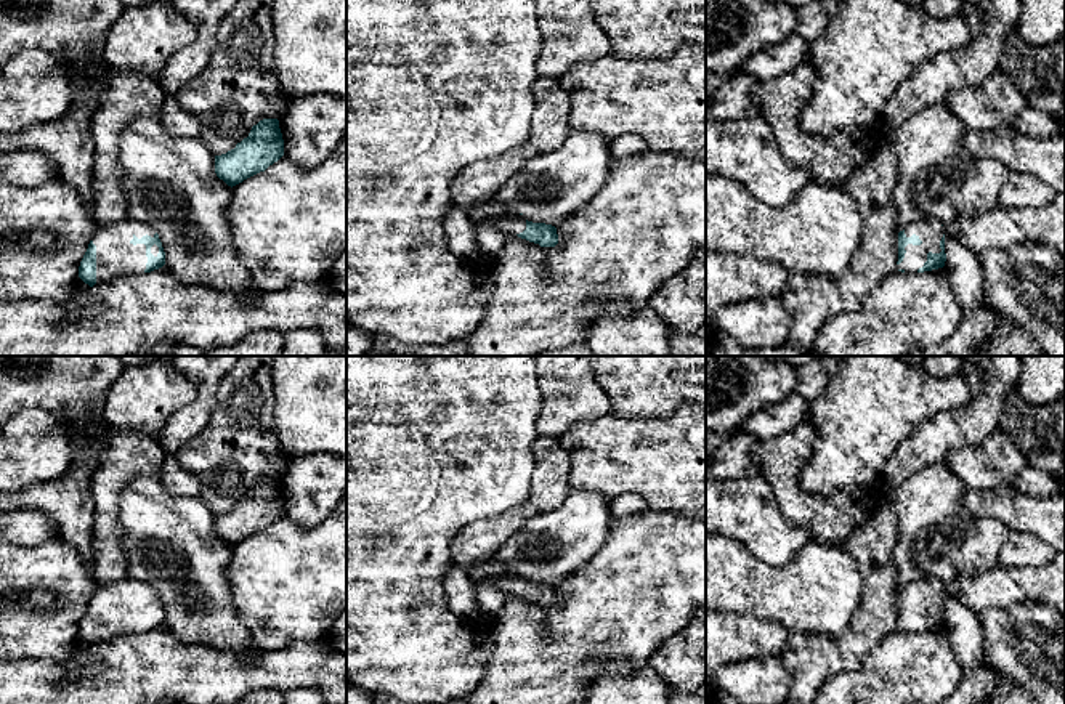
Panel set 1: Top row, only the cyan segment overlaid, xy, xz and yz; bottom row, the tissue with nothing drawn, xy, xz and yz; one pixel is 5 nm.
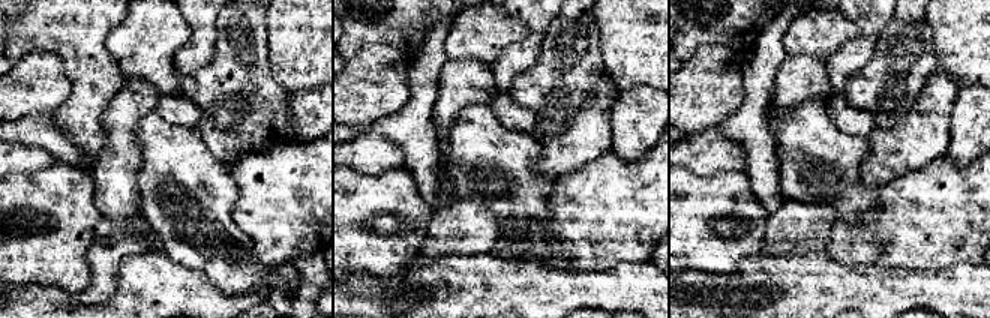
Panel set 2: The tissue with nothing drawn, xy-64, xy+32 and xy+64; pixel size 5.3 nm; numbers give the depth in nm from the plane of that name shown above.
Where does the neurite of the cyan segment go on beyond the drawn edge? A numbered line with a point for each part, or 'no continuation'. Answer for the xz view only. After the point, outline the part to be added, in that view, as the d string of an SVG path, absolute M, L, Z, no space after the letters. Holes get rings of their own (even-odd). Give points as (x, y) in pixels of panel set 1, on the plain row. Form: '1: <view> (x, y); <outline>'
1: xz (510, 579); M494 556L481 563L478 568L468 569L467 574L473 582L497 577L499 587L515 595L526 589L526 577L520 569L516 566L502 568Z

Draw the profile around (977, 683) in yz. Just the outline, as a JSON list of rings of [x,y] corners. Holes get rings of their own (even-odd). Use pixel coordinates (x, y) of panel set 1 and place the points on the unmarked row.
[[[982,662],[964,670],[959,686],[946,698],[946,704],[983,704],[998,683],[999,672]]]

